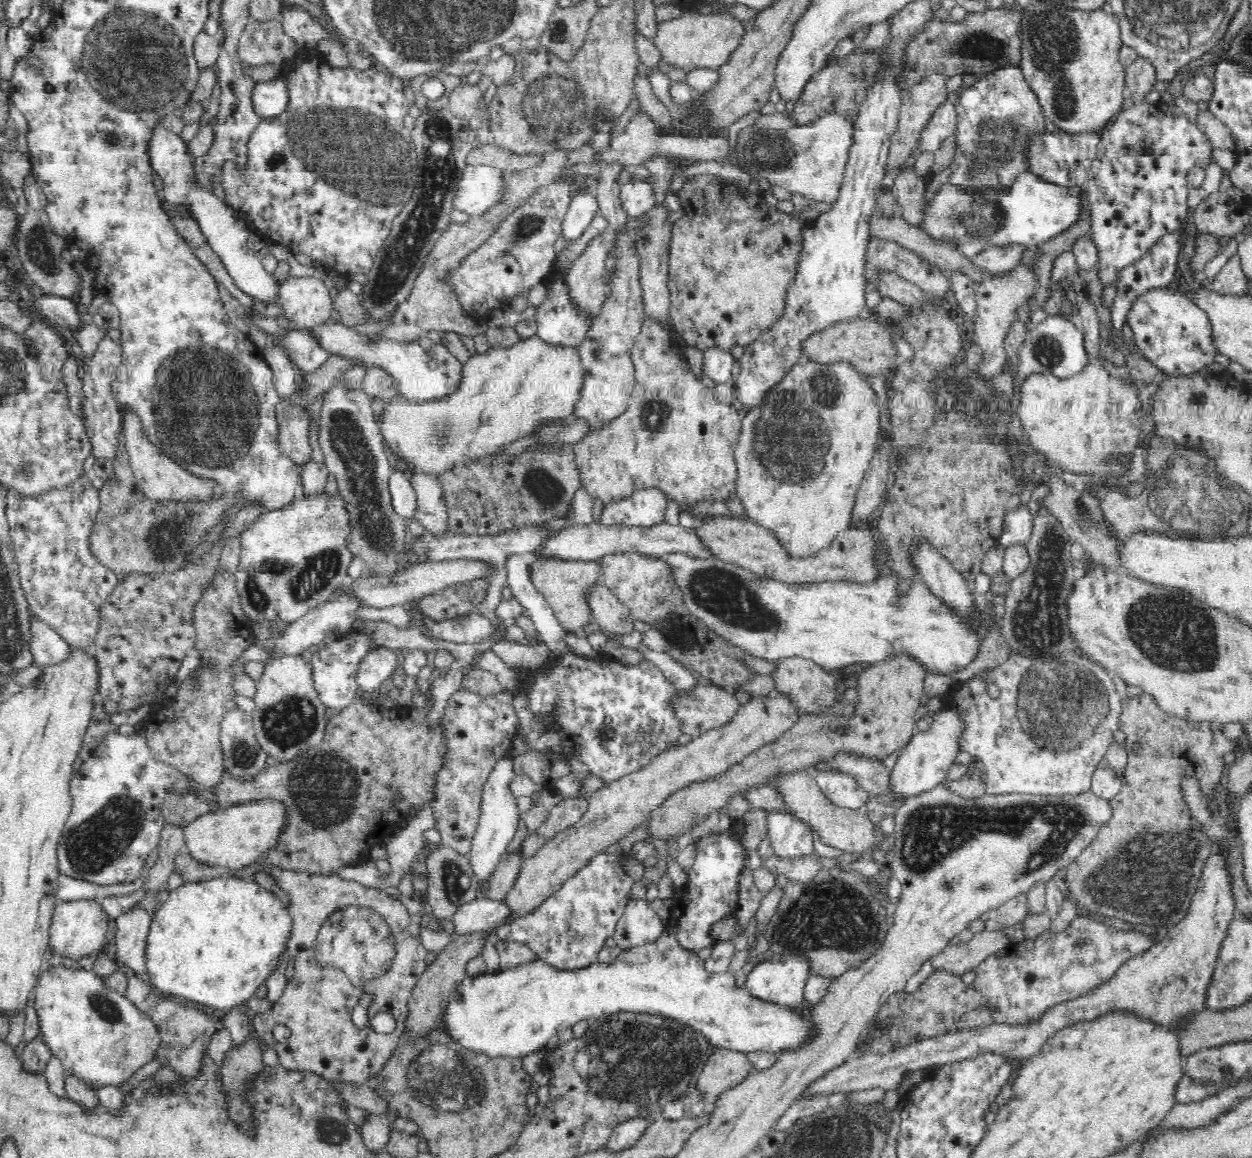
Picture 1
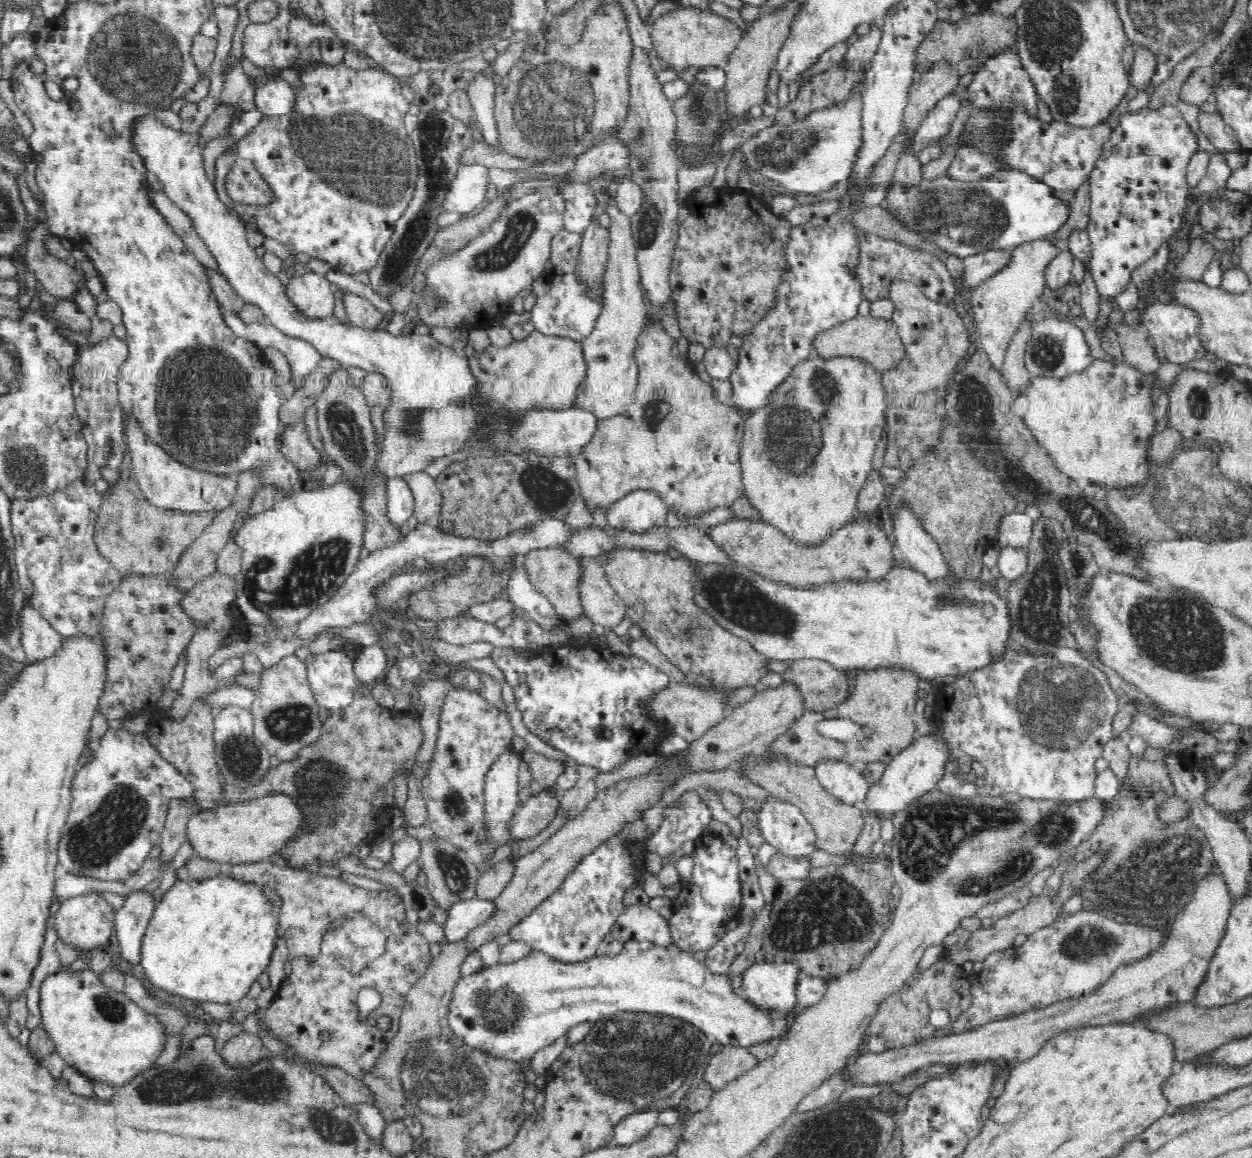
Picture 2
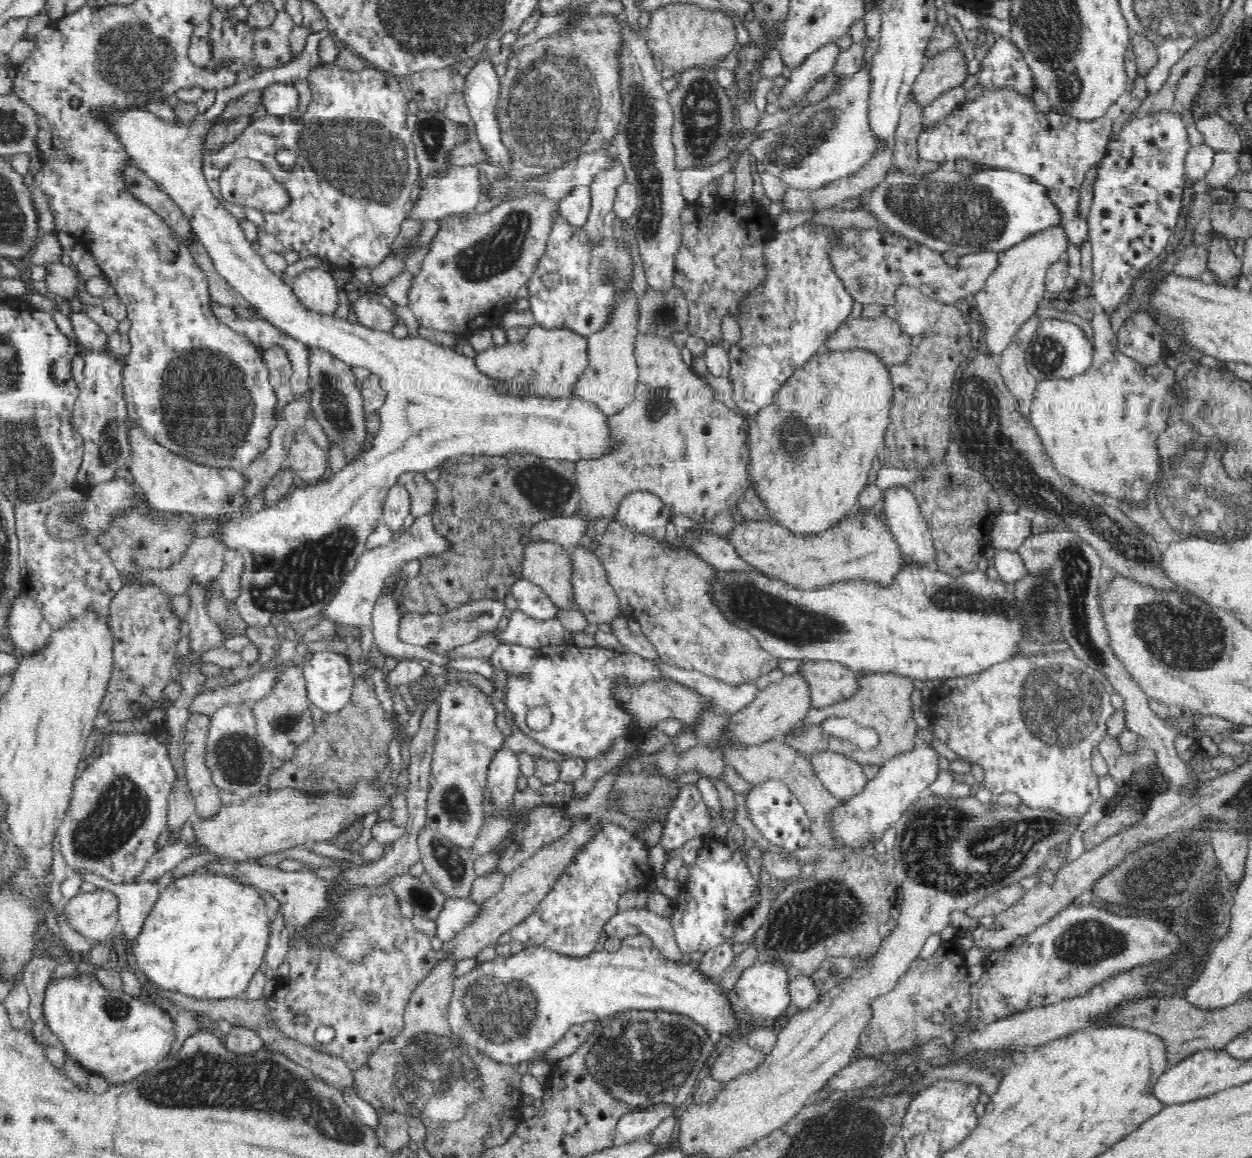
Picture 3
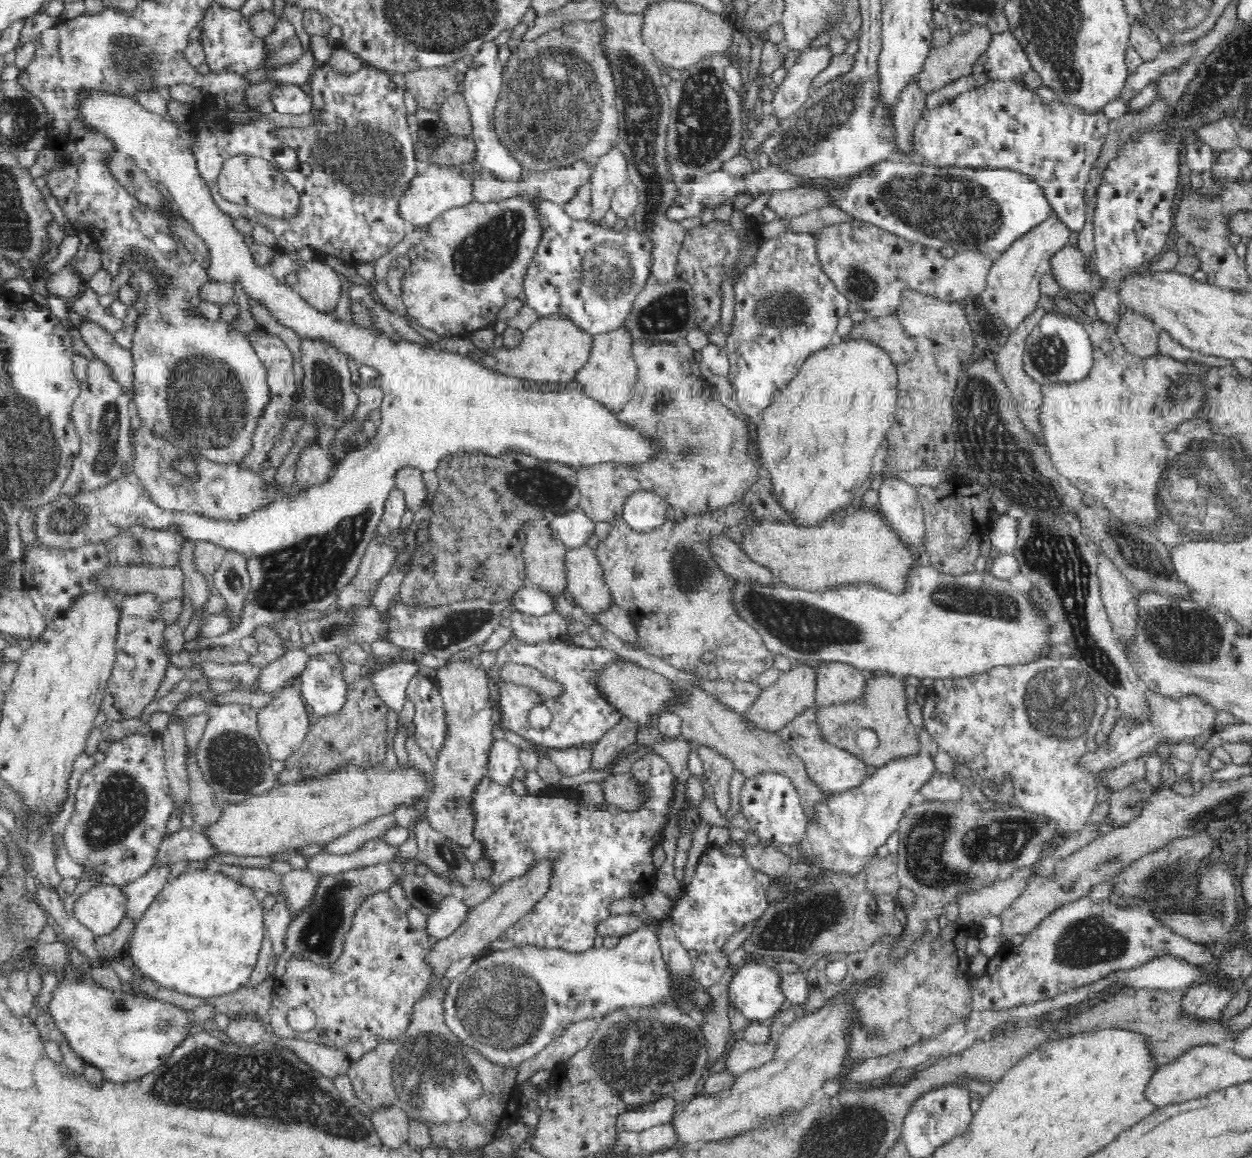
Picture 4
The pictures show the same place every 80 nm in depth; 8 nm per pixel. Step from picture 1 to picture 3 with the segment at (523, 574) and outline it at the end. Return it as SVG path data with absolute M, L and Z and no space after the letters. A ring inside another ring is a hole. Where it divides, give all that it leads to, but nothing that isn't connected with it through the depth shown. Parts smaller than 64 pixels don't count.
M520 580L512 587L518 609L535 619L546 620L556 615L557 606L540 587L528 580Z

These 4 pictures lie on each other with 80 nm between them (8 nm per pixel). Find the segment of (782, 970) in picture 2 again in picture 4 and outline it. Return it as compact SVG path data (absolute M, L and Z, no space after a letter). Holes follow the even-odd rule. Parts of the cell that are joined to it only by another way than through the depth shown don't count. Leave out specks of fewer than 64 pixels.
M753 961L742 963L741 967L730 977L727 985L727 1003L732 1010L736 1010L740 1016L748 1021L769 1021L778 1010L787 1006L784 995L780 991L780 976L764 962Z

